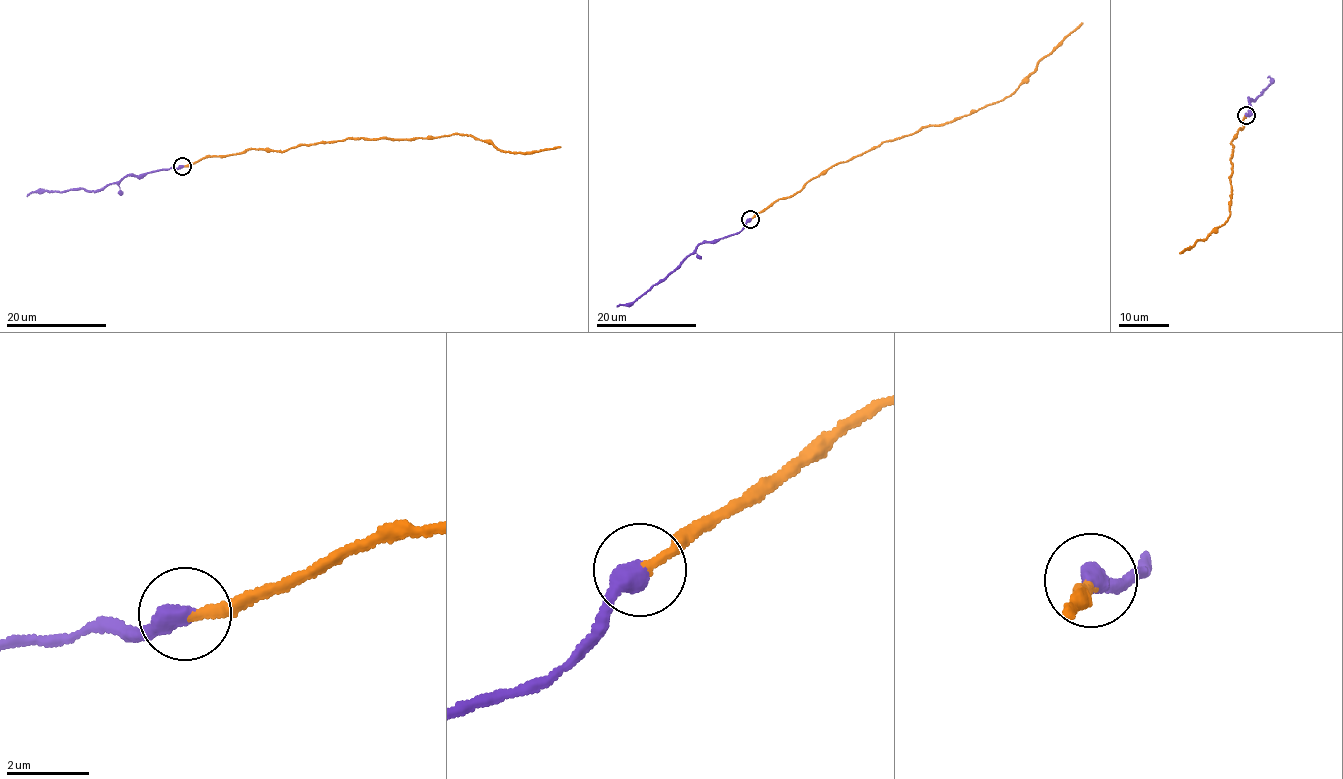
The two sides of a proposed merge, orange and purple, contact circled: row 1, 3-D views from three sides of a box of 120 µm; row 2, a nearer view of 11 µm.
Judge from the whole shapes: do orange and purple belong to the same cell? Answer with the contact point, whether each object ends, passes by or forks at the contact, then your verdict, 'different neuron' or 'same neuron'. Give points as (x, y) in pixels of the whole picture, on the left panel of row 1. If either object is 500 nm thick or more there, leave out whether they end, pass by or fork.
place (182, 166); same neuron

